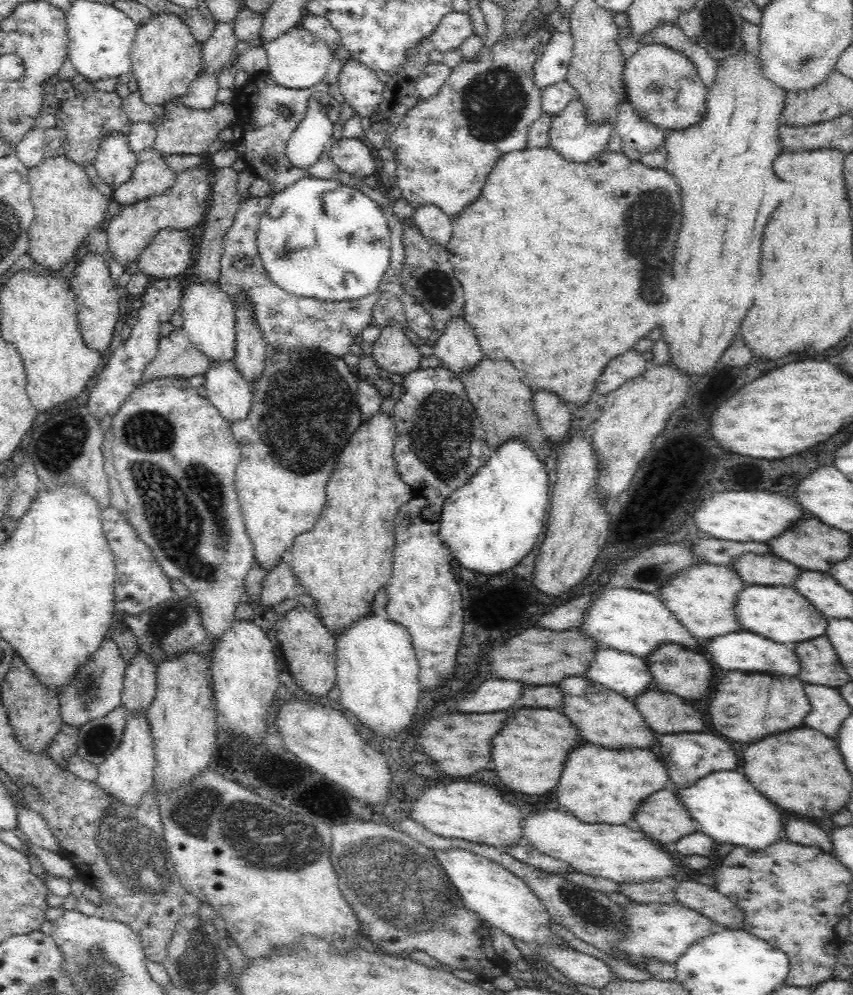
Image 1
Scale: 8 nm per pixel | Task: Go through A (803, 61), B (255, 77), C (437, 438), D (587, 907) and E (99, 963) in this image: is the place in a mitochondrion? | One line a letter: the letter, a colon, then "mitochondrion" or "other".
A: mitochondrion
B: other
C: mitochondrion
D: mitochondrion
E: mitochondrion

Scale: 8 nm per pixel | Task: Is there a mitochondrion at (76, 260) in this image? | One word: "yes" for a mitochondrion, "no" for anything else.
no

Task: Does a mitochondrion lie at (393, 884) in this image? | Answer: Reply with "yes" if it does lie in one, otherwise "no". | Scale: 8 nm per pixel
yes

